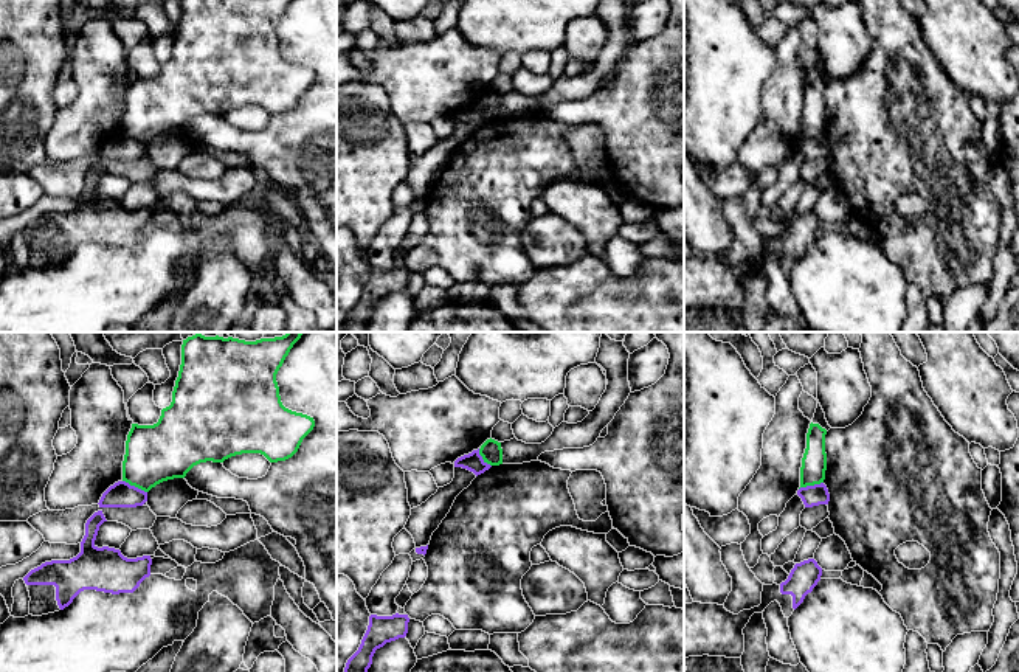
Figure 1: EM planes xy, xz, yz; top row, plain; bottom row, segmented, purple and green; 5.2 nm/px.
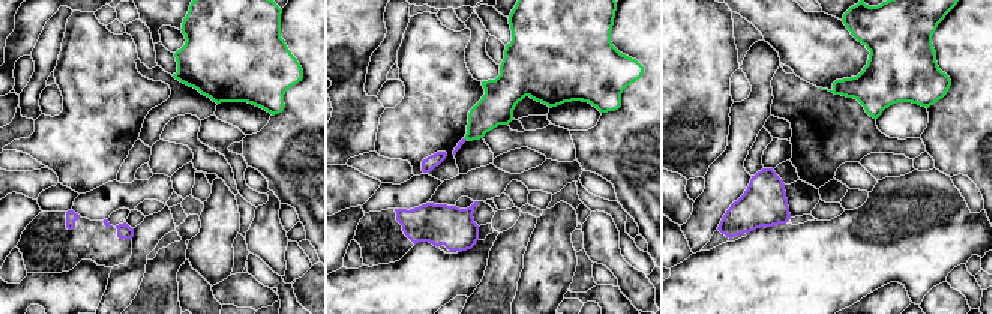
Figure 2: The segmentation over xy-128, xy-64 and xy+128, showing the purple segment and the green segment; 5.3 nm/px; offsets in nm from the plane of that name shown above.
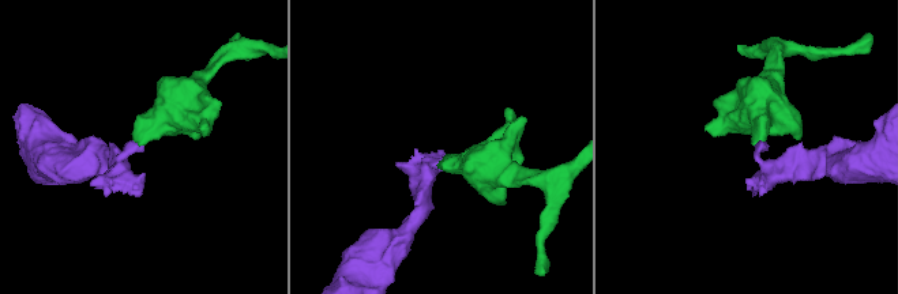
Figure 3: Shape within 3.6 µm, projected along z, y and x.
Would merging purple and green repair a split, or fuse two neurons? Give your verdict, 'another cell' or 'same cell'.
another cell

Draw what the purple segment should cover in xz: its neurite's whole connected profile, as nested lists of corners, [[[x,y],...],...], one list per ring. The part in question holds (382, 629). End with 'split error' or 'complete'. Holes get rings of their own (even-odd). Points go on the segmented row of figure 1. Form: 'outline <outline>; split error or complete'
outline [[[408,615],[369,616],[368,630],[358,650],[347,660],[344,672],[368,672],[377,649],[386,643],[405,638],[408,633]]]; complete

